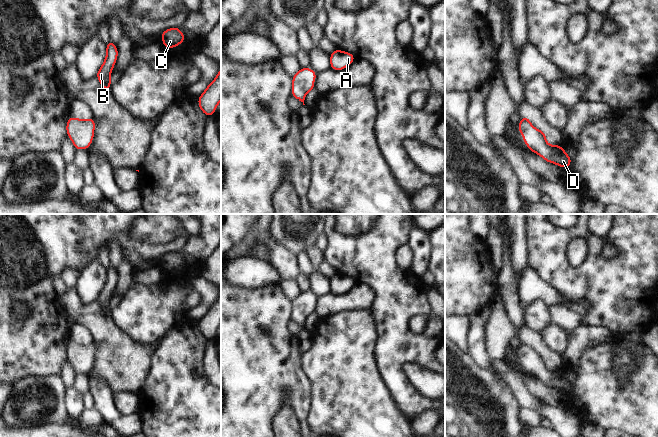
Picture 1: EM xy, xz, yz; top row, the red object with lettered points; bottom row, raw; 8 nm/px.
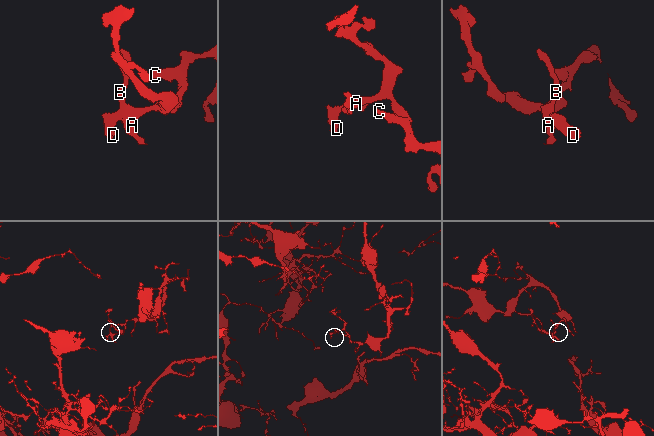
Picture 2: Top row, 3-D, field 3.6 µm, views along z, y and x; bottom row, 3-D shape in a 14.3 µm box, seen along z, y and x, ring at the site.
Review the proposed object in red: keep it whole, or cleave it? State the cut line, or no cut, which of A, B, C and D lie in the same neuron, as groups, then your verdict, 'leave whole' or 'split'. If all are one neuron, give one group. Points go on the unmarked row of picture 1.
cut none; groups A B C D; leave whole

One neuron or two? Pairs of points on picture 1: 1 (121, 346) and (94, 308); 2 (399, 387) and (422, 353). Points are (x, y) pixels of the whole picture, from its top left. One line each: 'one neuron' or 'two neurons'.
1: one neuron
2: one neuron

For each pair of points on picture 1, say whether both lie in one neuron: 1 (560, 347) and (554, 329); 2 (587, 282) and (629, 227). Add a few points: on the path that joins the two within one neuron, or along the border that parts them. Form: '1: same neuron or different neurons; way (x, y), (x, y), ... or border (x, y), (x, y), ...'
1: same neuron; way (558, 343), (558, 337), (555, 333)
2: same neuron; way (604, 278), (629, 253), (629, 244)

